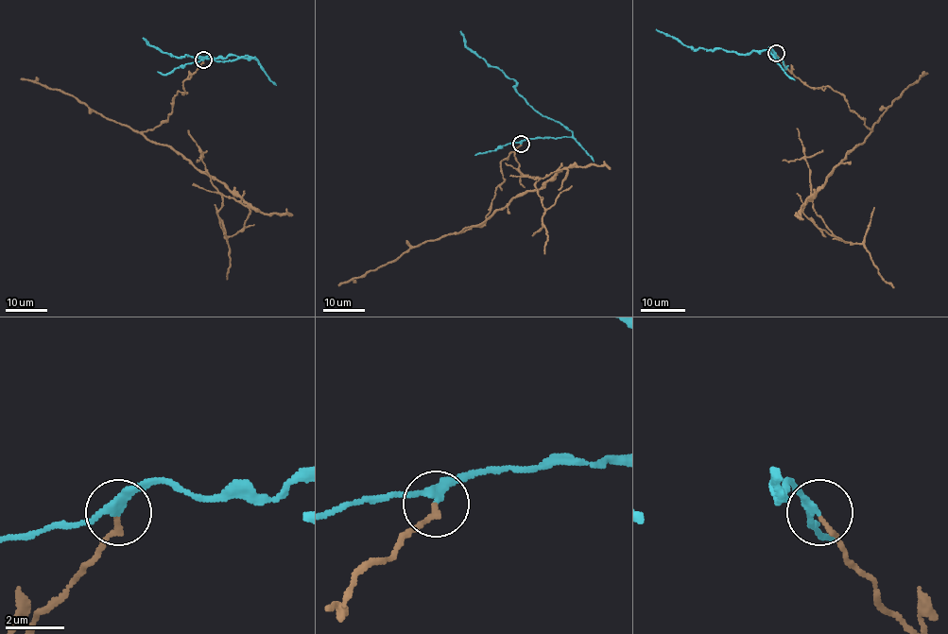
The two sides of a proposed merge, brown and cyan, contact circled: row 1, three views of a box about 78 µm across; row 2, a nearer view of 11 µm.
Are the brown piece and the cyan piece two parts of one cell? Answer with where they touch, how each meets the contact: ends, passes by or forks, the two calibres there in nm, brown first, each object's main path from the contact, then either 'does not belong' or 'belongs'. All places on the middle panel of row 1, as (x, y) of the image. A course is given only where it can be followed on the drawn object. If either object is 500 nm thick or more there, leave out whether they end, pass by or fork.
place (521, 144); brown ends; cyan passes by; calibres 180 and 200 nm; course brown (521, 144), (501, 162), (504, 179), (486, 221), (460, 232), (558, 170), (535, 183), (544, 253); course cyan (521, 144), (532, 138), (570, 137), (573, 133), (538, 113), (517, 93), (513, 78), (466, 46), (460, 31); does not belong

